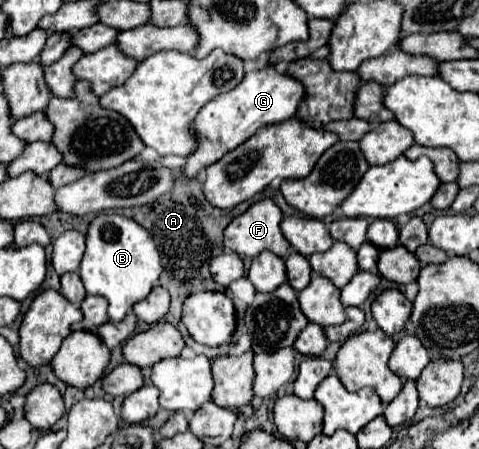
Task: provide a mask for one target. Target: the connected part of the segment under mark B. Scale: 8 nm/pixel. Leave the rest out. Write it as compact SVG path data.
M99 213L91 221L87 231L87 249L79 267L79 275L89 295L99 295L107 299L107 313L113 323L119 323L133 307L133 303L145 299L151 293L161 271L163 267L155 241L139 223L129 217L111 213Z

